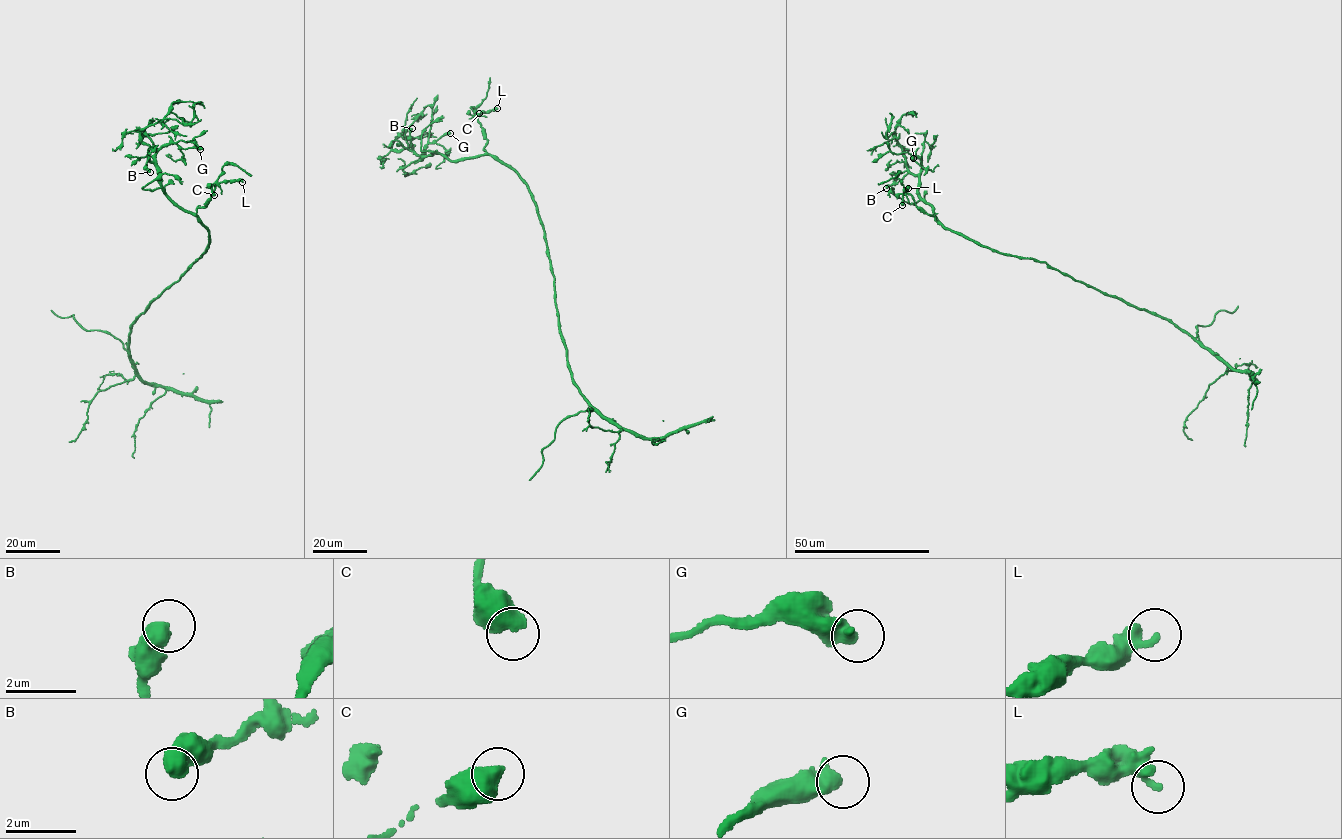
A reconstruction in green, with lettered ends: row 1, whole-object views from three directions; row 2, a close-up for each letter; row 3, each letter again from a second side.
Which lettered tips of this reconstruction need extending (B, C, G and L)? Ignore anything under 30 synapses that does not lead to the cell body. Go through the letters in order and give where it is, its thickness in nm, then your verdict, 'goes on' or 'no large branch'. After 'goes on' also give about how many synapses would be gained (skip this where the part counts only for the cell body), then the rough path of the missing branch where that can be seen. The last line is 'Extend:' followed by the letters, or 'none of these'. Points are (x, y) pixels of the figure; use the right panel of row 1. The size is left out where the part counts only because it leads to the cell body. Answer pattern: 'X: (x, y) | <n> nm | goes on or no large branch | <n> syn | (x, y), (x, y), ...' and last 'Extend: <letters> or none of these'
B: (886, 188) | 550 nm | goes on | 40 syn | (886, 188), (877, 191), (873, 179)
C: (902, 205) | 650 nm | no large branch
G: (913, 158) | 500 nm | no large branch
L: (908, 188) | 400 nm | no large branch
Extend: B

